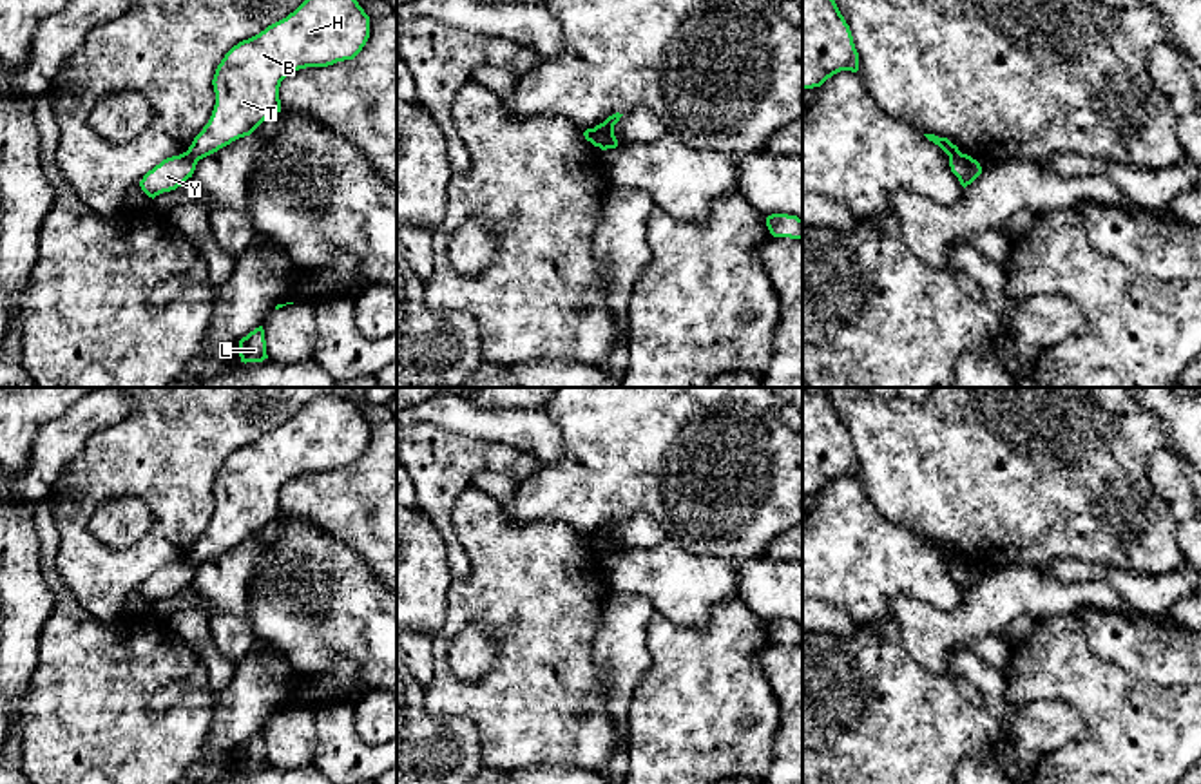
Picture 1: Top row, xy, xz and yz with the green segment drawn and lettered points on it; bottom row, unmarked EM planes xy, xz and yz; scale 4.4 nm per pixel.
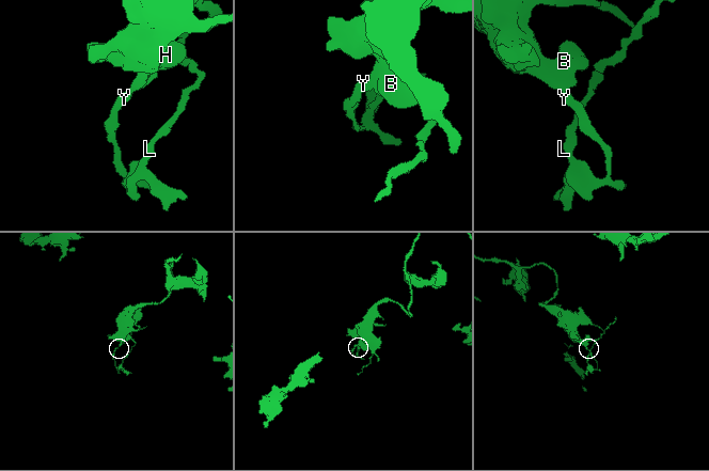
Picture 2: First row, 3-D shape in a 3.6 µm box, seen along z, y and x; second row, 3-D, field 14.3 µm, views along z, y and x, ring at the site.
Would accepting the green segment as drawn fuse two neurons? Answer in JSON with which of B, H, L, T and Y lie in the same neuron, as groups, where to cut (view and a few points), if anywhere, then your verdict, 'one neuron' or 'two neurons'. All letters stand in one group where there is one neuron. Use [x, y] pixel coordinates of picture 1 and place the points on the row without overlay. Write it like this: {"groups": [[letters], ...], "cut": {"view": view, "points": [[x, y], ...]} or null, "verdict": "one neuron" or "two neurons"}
{"groups": [["B", "H", "T"], ["L", "Y"]], "cut": {"view": "yz", "points": [[960, 558], [950, 564]]}, "verdict": "two neurons"}

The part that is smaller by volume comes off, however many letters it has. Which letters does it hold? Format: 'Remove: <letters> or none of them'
Remove: L, Y

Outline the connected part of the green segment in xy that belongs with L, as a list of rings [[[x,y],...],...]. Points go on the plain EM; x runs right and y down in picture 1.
[[[263,731],[250,737],[246,742],[239,746],[239,762],[241,768],[263,768],[268,764],[266,760],[266,746]]]

